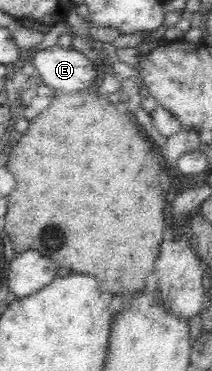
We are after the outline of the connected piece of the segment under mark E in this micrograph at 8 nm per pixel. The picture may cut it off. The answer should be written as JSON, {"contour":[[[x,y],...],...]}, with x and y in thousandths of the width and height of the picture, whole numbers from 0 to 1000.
{"contour":[[[259,119],[170,137],[142,164],[165,202],[184,202],[245,248],[358,248],[453,229],[458,178],[349,132]]]}

